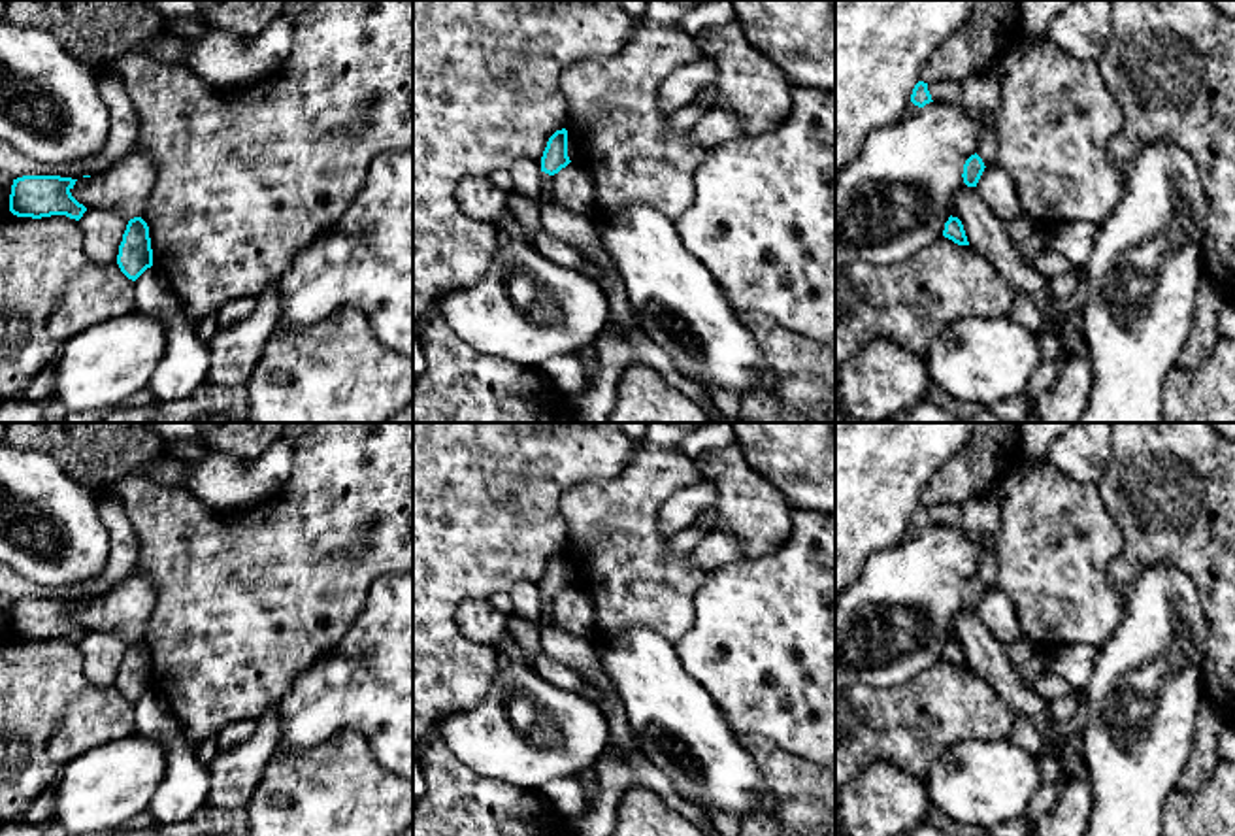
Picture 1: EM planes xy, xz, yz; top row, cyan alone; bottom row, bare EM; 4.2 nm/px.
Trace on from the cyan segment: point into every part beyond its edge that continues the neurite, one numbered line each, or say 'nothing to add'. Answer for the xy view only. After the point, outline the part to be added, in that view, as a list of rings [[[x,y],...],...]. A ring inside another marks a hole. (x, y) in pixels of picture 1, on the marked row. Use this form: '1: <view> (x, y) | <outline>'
nothing to add

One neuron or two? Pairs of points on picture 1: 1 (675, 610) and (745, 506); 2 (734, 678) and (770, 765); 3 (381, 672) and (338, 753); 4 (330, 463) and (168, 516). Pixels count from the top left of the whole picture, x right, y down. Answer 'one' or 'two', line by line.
1: two
2: two
3: two
4: one

